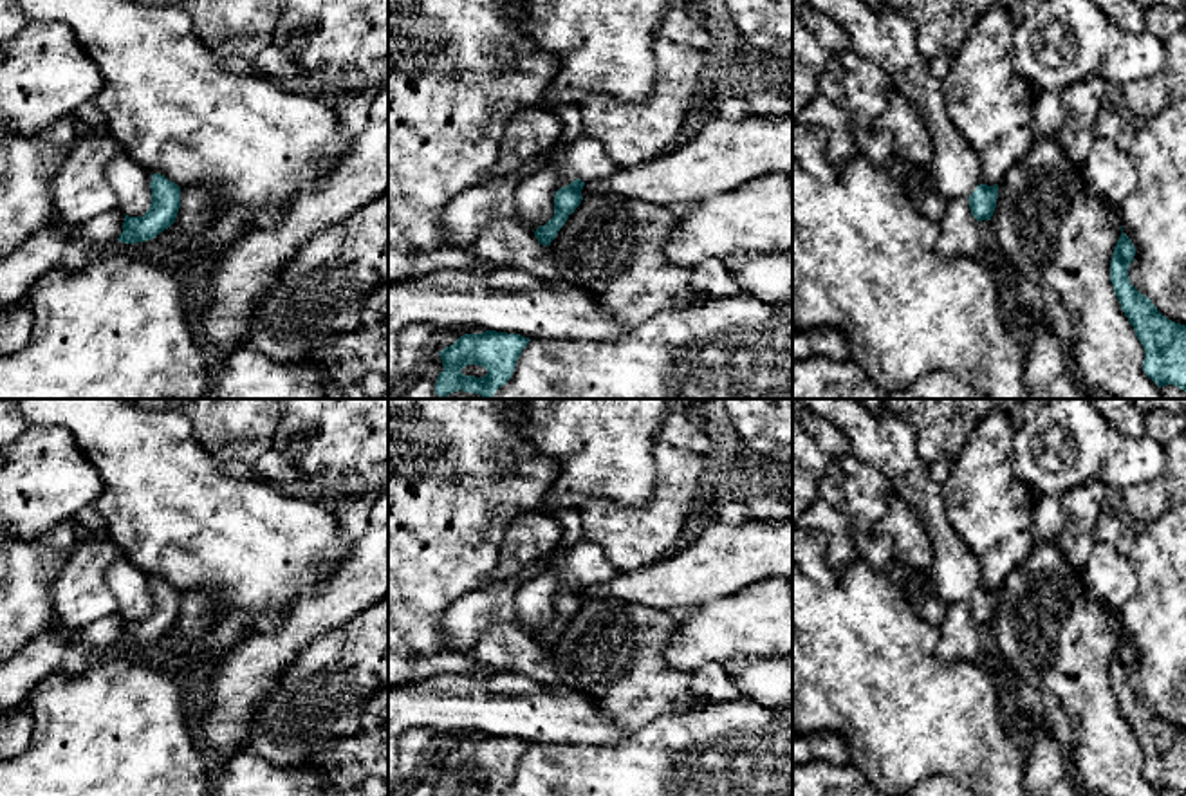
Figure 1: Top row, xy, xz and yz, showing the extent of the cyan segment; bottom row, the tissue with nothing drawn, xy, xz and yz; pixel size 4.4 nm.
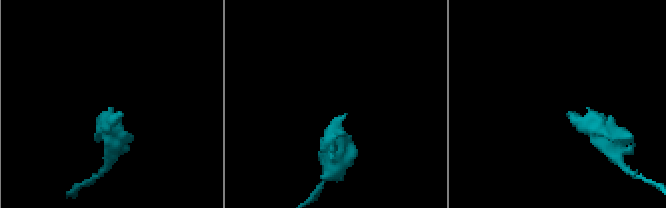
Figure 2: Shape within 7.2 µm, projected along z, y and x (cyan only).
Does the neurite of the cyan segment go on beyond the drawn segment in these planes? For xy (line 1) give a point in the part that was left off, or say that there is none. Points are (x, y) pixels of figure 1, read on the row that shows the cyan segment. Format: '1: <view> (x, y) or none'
1: none

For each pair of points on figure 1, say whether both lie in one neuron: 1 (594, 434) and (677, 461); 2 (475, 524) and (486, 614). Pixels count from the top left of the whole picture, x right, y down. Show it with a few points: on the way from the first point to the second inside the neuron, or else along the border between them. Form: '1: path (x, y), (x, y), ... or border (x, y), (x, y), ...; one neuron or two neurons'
1: border (654, 444), (654, 491), (650, 495); two neurons
2: border (481, 585), (464, 592), (446, 612); two neurons

